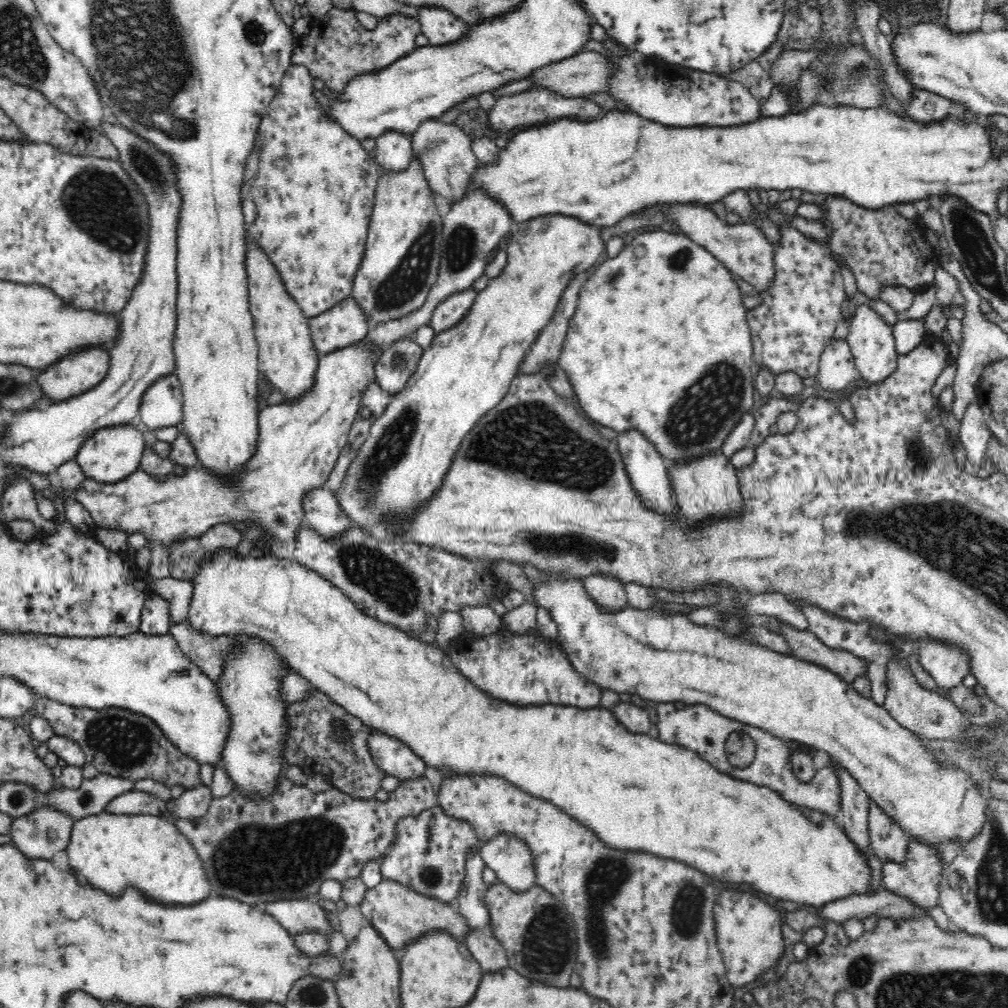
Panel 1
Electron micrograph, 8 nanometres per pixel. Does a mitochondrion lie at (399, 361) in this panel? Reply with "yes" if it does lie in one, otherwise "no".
yes

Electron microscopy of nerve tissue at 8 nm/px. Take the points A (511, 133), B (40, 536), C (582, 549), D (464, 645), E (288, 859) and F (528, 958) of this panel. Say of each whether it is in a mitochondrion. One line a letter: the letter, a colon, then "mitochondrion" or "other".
A: other
B: other
C: mitochondrion
D: other
E: mitochondrion
F: mitochondrion

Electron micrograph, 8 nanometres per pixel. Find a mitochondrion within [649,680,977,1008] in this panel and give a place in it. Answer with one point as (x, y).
(688, 907)

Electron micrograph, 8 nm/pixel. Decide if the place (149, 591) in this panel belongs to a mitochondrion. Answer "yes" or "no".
no

